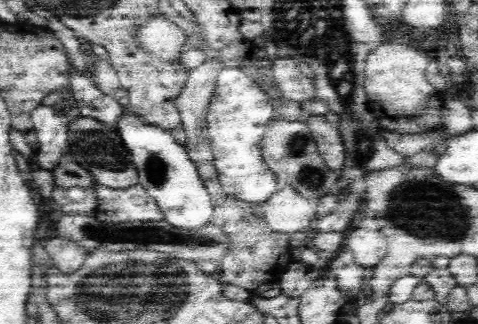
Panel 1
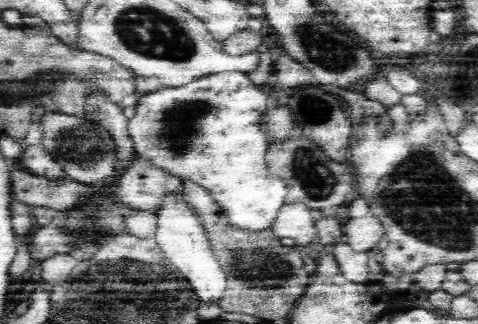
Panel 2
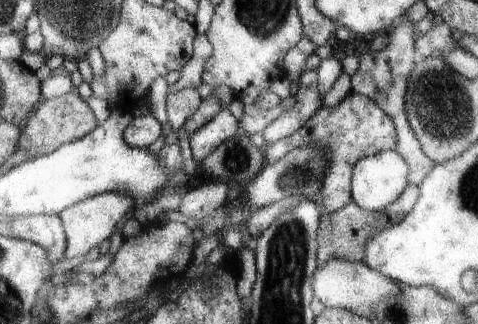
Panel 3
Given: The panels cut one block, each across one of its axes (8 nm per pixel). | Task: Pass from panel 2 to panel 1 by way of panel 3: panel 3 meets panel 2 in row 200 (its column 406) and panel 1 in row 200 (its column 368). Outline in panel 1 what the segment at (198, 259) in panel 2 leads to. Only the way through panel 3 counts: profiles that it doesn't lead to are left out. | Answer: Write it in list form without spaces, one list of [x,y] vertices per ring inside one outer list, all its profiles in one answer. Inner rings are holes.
[[[130,108],[122,112],[122,116],[116,120],[114,126],[120,134],[120,140],[130,150],[132,160],[138,168],[138,186],[144,186],[146,192],[158,202],[158,210],[162,212],[164,220],[170,226],[176,226],[192,234],[202,230],[202,226],[210,224],[214,206],[210,194],[204,188],[198,166],[188,154],[188,148],[178,144],[176,138],[166,128],[144,122]]]

